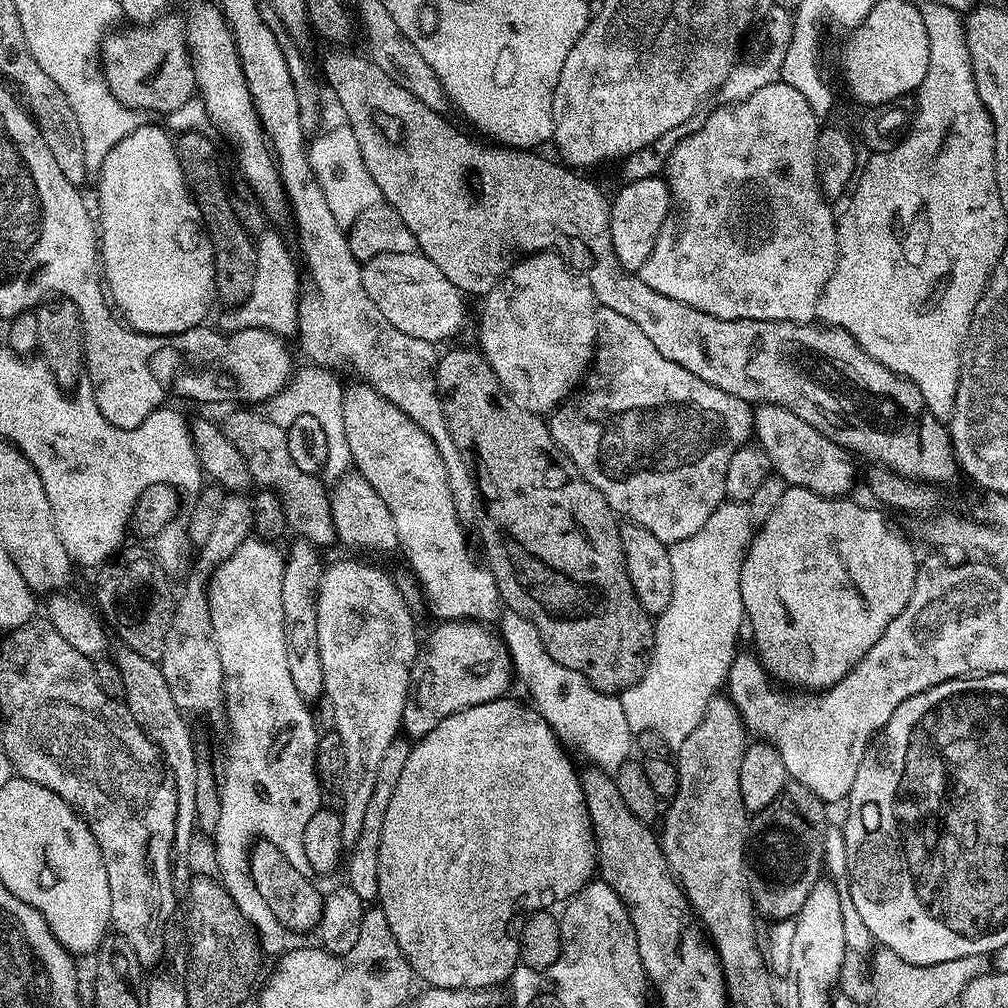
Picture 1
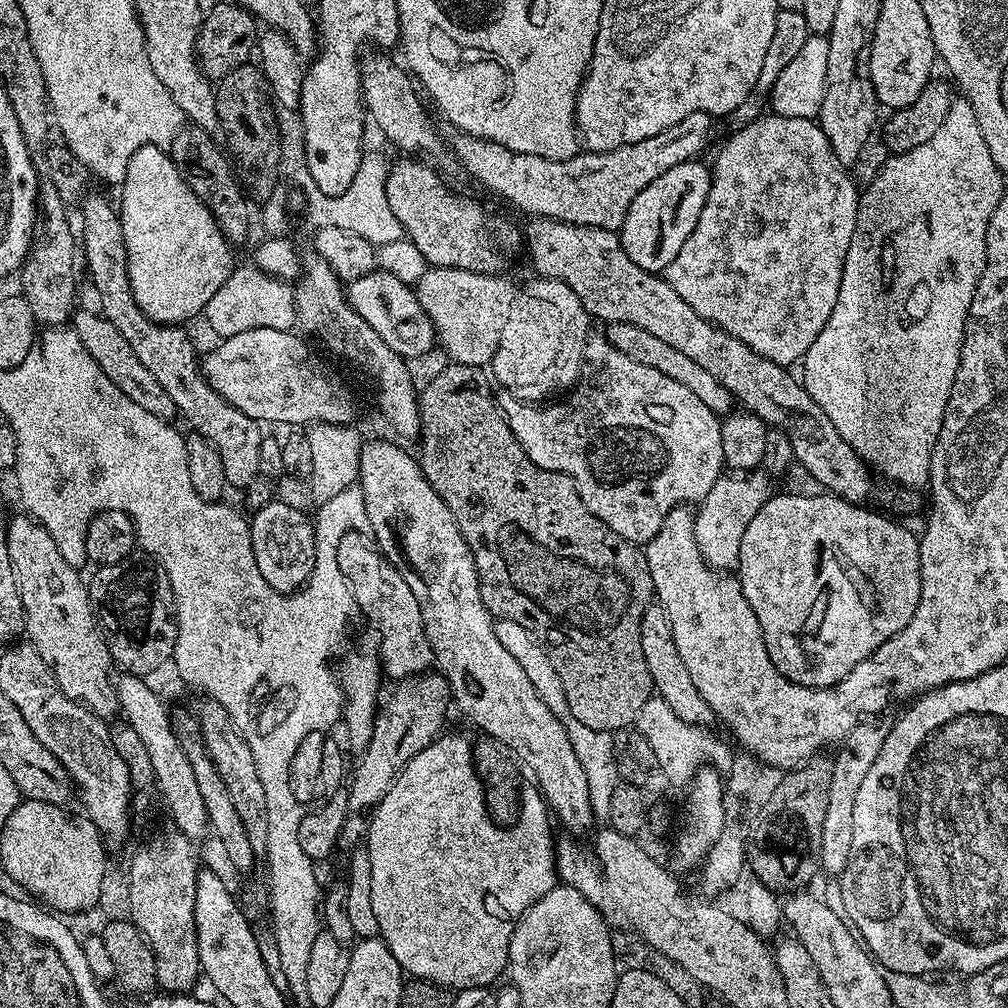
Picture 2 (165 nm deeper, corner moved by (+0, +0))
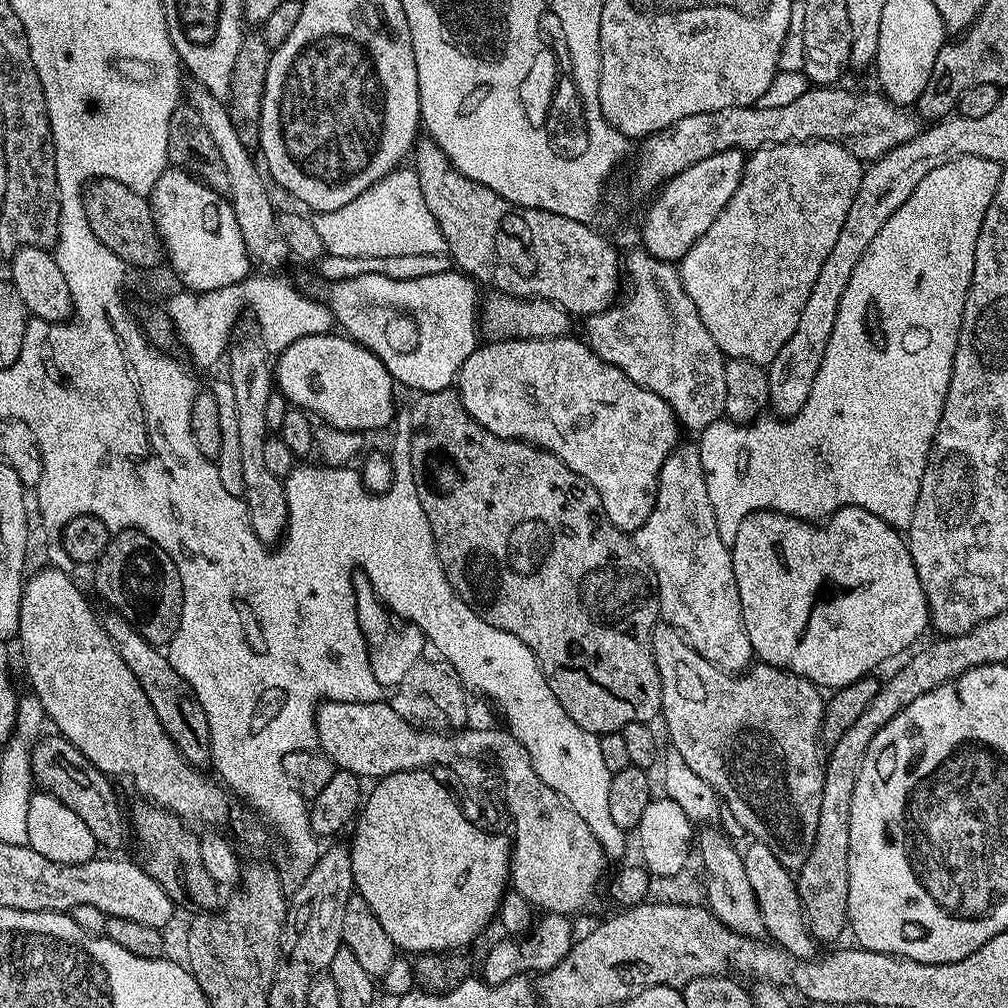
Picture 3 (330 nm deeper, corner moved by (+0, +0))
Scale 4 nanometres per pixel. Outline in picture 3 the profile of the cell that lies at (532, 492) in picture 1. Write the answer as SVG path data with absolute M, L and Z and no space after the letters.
M452 390L443 392L422 392L415 397L412 404L412 441L406 448L406 454L412 460L414 482L418 486L418 502L422 502L422 510L426 510L426 518L430 522L432 537L436 543L436 556L444 567L444 573L450 587L456 595L474 610L482 622L494 626L498 630L506 630L506 634L514 634L530 651L538 662L550 690L554 690L554 698L582 726L582 730L605 734L621 733L626 726L634 722L652 724L661 715L662 686L658 678L658 666L652 653L652 631L661 619L660 596L652 574L652 567L636 548L636 541L627 532L623 532L606 514L602 506L602 498L598 498L598 490L586 482L566 462L562 462L545 448L537 448L535 444L525 444L522 440L507 440L490 434L460 404L457 393Z

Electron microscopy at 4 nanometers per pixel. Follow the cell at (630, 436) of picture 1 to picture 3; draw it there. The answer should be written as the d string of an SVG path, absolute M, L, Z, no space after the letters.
M569 334L534 338L533 340L493 340L481 343L470 354L470 358L466 358L466 362L462 362L460 373L456 375L454 381L454 388L466 414L470 414L470 418L474 418L474 422L478 422L478 426L490 430L490 434L494 434L498 438L522 440L525 444L535 444L537 448L545 448L548 452L552 452L562 462L566 462L566 466L570 466L570 470L574 470L574 474L586 478L586 482L590 482L590 486L594 486L594 490L598 490L598 498L602 498L602 506L606 510L610 522L614 522L614 526L618 526L623 532L634 534L642 526L642 522L646 522L646 518L650 514L656 490L656 479L660 476L660 470L666 462L666 458L671 452L676 451L681 443L682 425L676 419L674 410L665 400L658 398L658 394L654 394L650 390L638 386L630 378L626 378L626 374L622 374L622 370L618 370L616 366L610 366L610 362L606 362L598 354L594 354L583 339L575 340L574 337L575 335Z

